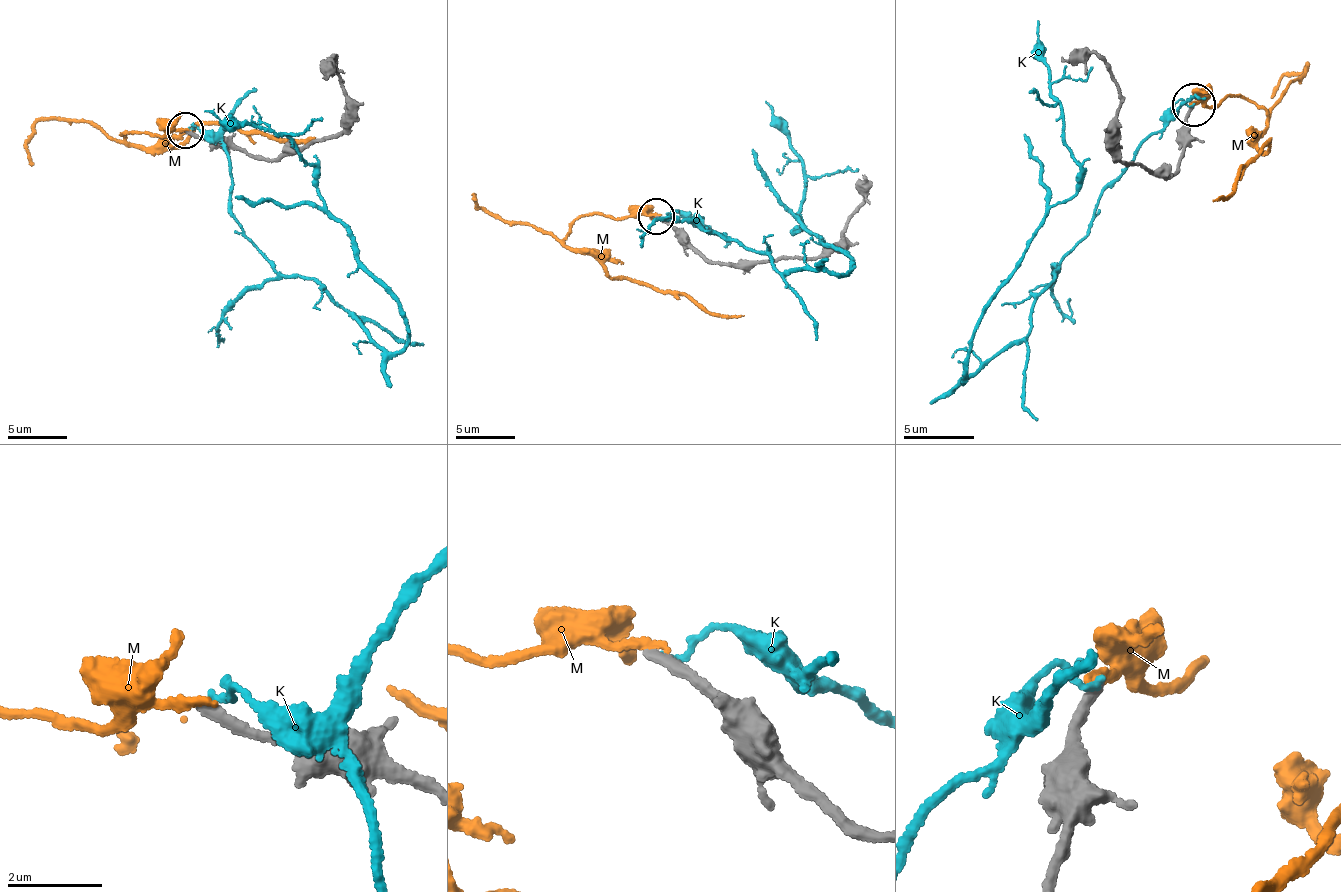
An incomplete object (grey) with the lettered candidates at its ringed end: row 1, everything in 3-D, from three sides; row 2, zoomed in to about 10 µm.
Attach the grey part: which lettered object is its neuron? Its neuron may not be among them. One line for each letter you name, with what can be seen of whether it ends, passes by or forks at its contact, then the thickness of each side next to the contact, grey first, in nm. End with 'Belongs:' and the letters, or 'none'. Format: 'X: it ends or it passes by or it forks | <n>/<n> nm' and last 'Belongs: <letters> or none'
Belongs: none

